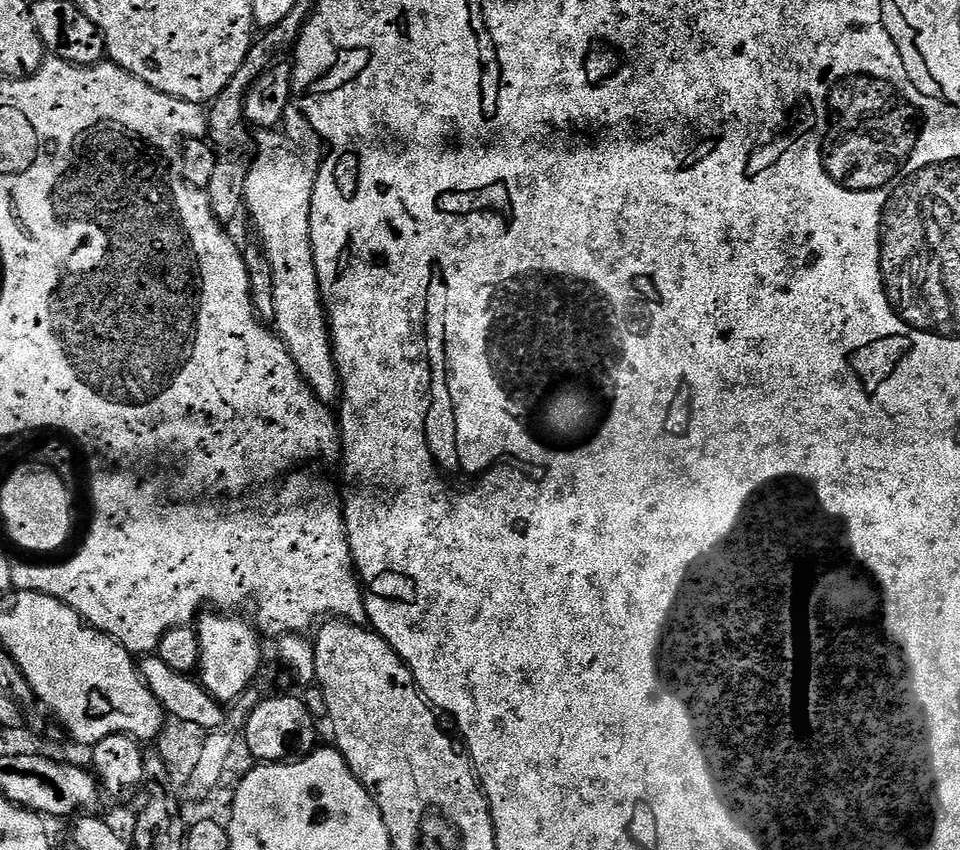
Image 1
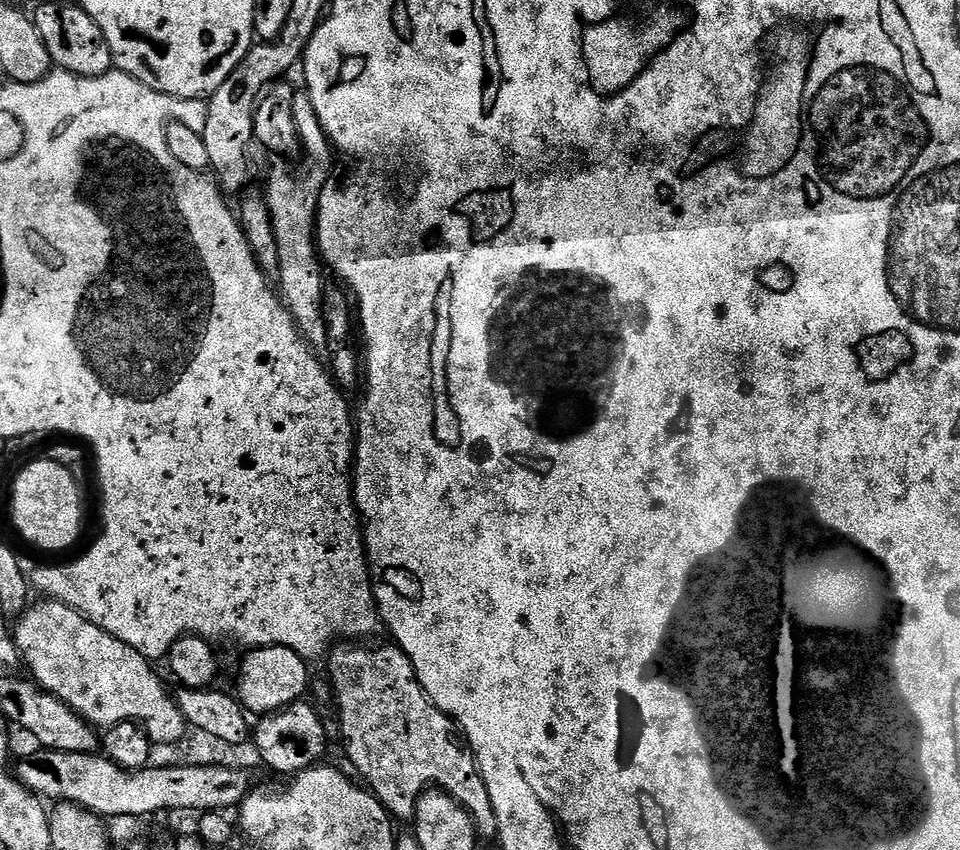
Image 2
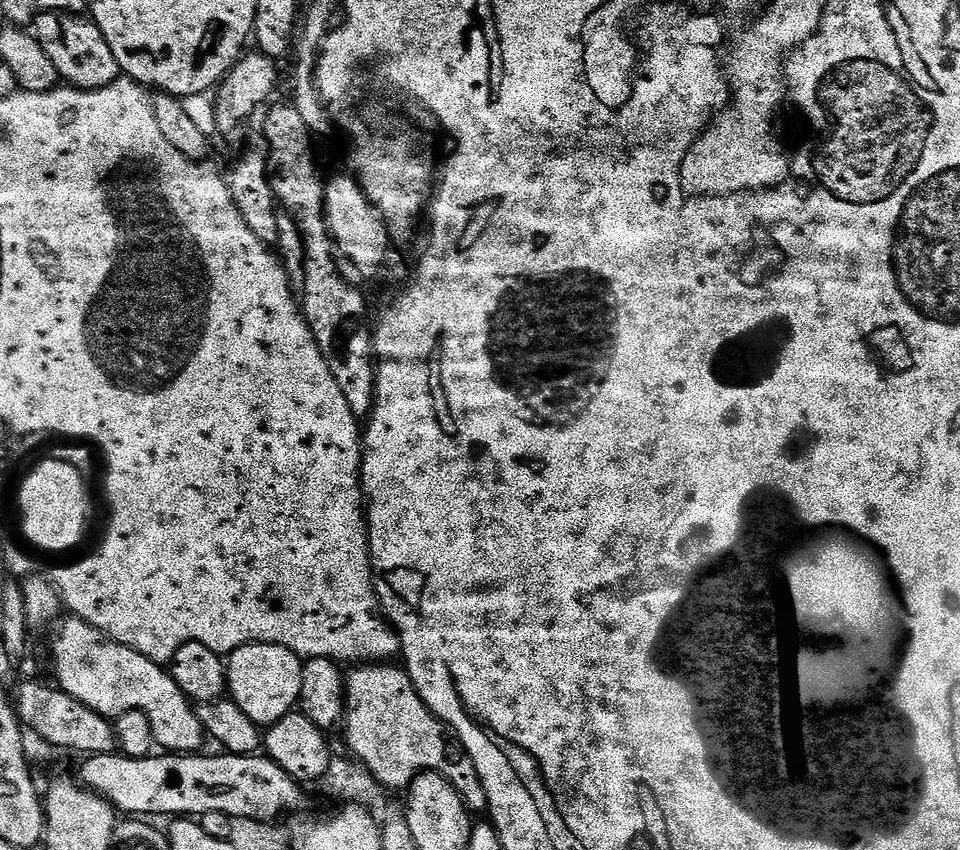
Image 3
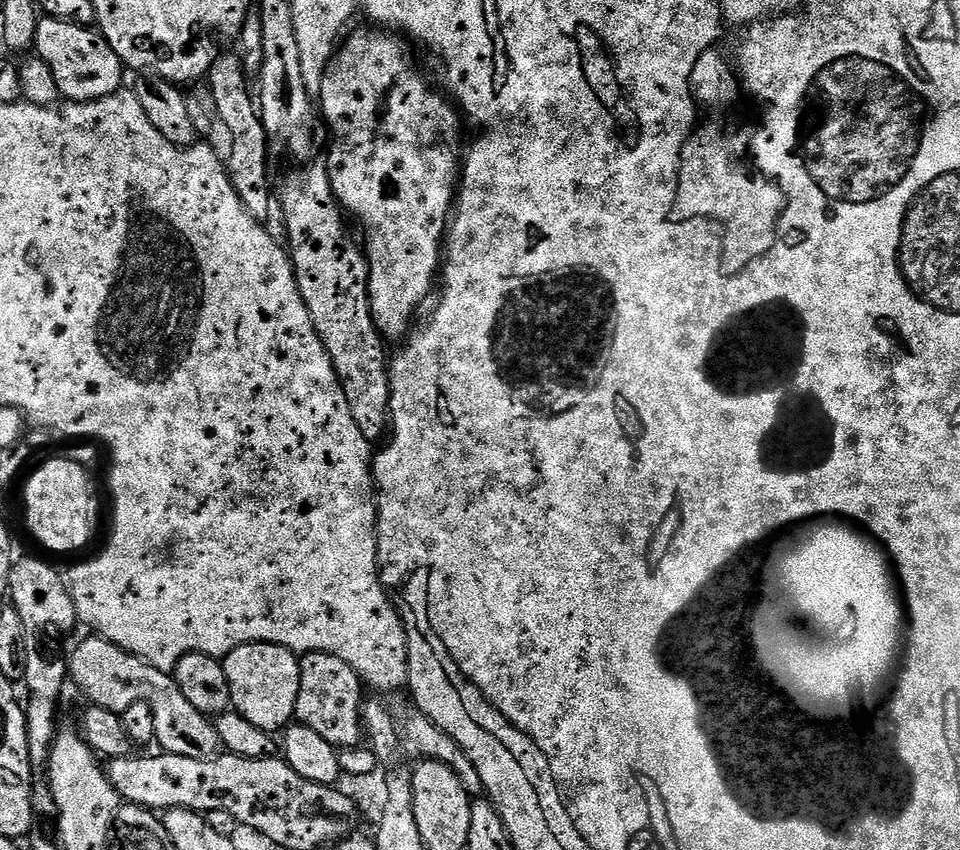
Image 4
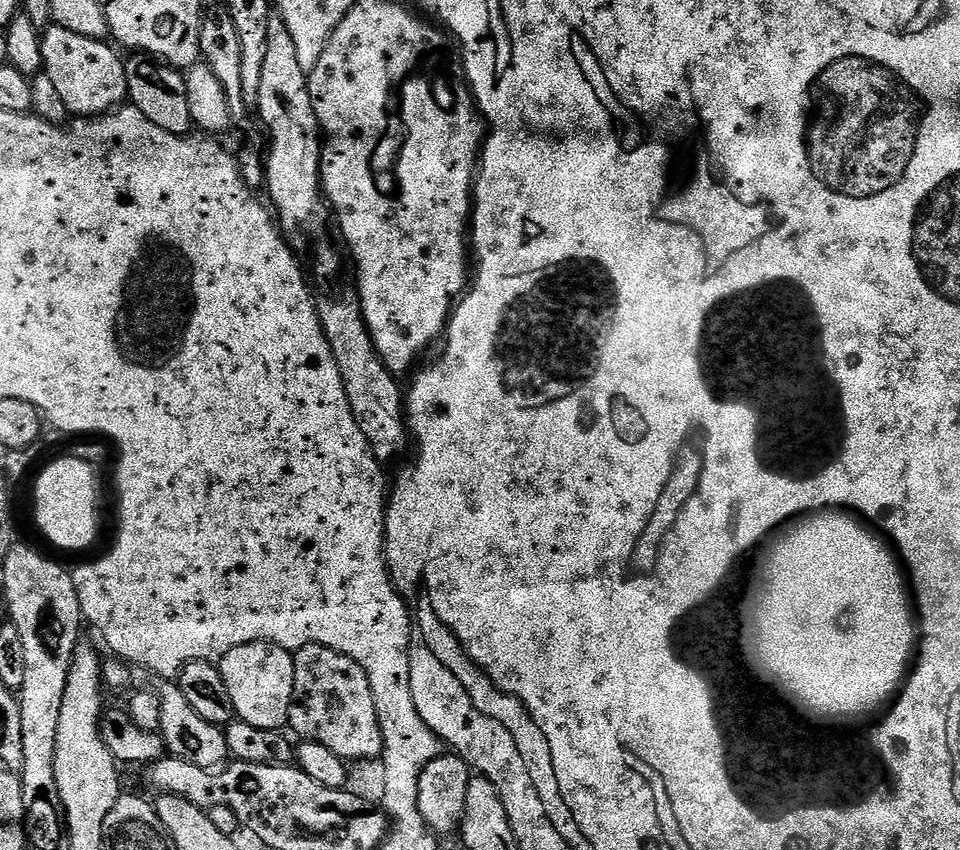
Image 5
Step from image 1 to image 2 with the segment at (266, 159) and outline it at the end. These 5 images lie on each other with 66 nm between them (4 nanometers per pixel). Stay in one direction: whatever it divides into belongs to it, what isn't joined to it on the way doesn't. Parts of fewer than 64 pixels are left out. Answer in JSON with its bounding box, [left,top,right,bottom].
[266,90,334,354]

